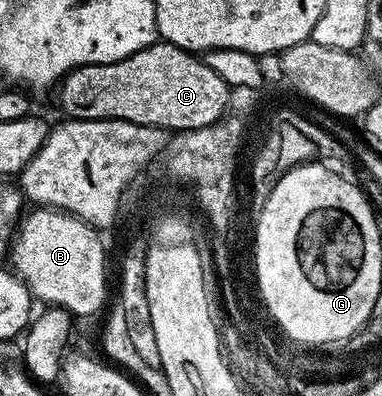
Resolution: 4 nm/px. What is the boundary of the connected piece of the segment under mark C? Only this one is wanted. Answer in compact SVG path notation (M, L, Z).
M156 40L153 45L146 46L141 52L137 52L133 56L129 56L120 62L110 62L109 64L89 64L88 66L78 66L75 70L70 70L63 75L58 83L59 90L59 106L64 110L66 117L71 120L125 120L133 124L141 124L142 126L157 126L164 132L176 132L187 130L203 130L207 127L213 127L228 113L227 101L233 94L232 87L225 84L225 80L221 80L221 76L217 76L217 72L213 72L213 68L209 68L209 64L205 64L202 57L196 56L192 51L183 50L180 46L174 46L172 42Z

